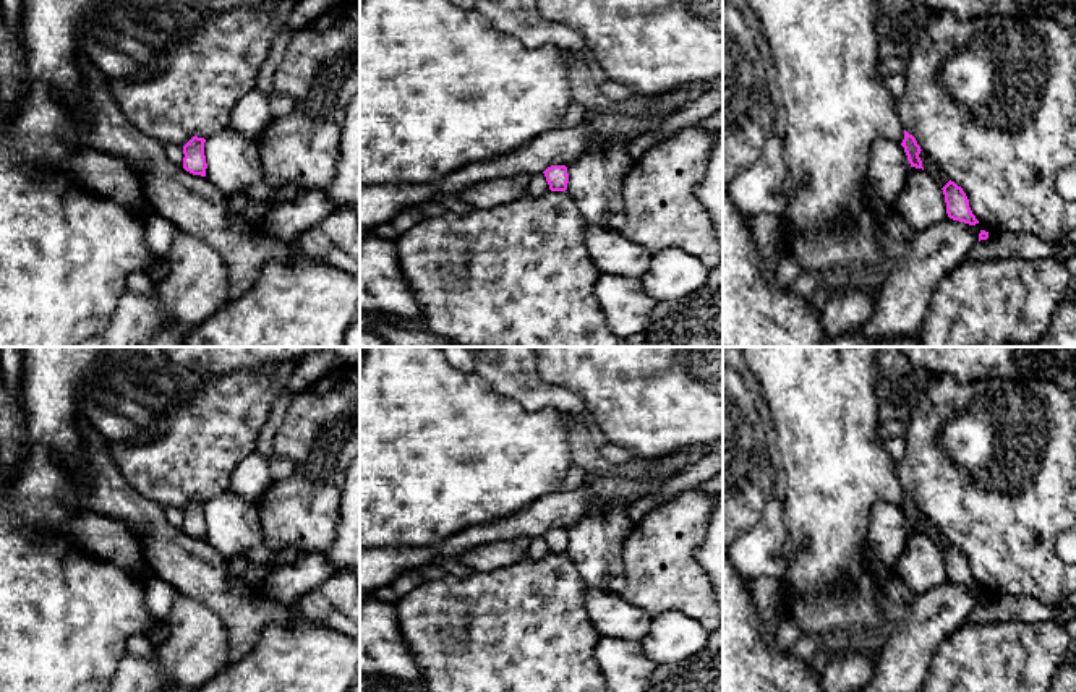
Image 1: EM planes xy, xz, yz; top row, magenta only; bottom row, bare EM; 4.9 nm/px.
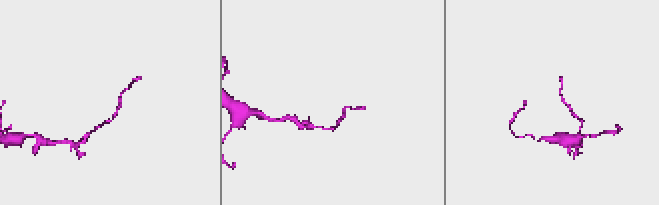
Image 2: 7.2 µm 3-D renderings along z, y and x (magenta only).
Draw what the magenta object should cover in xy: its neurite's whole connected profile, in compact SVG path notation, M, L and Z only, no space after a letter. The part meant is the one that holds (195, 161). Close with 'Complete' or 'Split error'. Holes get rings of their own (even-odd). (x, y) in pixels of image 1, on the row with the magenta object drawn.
M193 136L183 146L183 169L193 175L206 177L206 156L204 156L204 138Z. Complete

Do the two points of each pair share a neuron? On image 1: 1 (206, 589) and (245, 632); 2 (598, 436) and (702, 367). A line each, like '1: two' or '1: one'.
1: one
2: two

